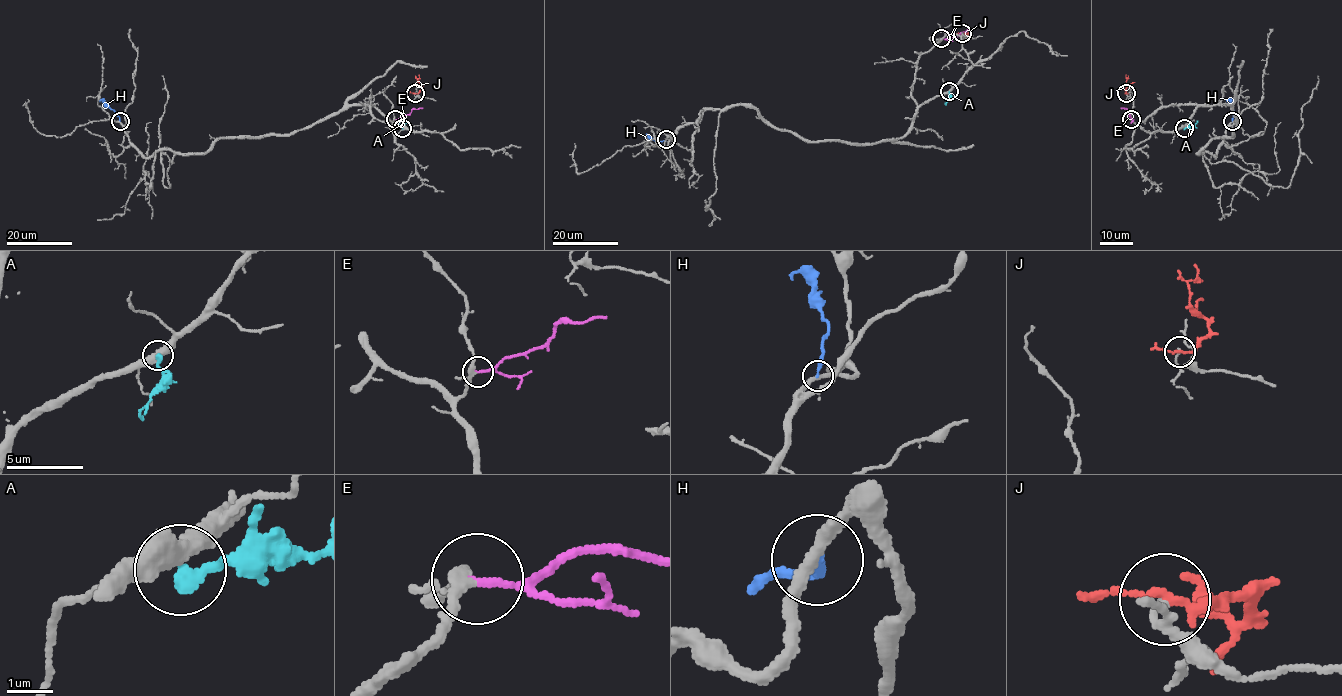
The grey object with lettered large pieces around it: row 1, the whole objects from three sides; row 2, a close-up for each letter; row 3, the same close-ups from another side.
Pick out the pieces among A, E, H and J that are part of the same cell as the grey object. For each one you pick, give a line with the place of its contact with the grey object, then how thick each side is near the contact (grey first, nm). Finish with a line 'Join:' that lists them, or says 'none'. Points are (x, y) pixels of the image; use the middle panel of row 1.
E: contact (941, 38); calibres 180 and 150 nm
Join: E

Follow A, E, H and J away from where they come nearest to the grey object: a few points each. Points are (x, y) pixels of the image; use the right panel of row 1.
A: (1183, 128), (1192, 127), (1197, 120)
E: (1131, 120), (1126, 109), (1121, 107)
H: (1232, 121), (1233, 104), (1226, 101)
J: (1125, 93), (1126, 75)

